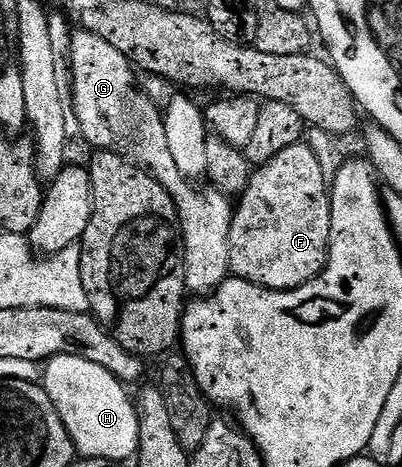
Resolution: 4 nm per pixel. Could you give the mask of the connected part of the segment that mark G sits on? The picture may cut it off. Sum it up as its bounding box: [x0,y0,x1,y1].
[72,31,234,297]

